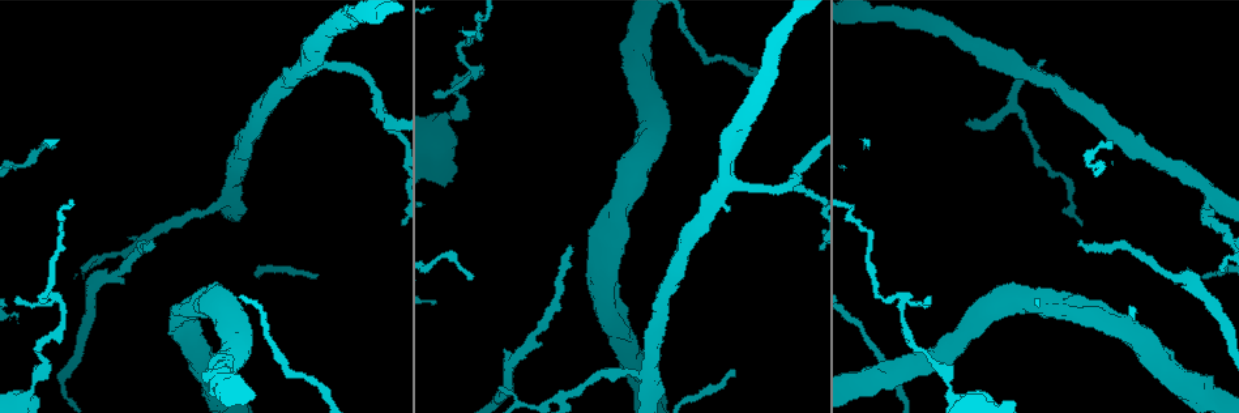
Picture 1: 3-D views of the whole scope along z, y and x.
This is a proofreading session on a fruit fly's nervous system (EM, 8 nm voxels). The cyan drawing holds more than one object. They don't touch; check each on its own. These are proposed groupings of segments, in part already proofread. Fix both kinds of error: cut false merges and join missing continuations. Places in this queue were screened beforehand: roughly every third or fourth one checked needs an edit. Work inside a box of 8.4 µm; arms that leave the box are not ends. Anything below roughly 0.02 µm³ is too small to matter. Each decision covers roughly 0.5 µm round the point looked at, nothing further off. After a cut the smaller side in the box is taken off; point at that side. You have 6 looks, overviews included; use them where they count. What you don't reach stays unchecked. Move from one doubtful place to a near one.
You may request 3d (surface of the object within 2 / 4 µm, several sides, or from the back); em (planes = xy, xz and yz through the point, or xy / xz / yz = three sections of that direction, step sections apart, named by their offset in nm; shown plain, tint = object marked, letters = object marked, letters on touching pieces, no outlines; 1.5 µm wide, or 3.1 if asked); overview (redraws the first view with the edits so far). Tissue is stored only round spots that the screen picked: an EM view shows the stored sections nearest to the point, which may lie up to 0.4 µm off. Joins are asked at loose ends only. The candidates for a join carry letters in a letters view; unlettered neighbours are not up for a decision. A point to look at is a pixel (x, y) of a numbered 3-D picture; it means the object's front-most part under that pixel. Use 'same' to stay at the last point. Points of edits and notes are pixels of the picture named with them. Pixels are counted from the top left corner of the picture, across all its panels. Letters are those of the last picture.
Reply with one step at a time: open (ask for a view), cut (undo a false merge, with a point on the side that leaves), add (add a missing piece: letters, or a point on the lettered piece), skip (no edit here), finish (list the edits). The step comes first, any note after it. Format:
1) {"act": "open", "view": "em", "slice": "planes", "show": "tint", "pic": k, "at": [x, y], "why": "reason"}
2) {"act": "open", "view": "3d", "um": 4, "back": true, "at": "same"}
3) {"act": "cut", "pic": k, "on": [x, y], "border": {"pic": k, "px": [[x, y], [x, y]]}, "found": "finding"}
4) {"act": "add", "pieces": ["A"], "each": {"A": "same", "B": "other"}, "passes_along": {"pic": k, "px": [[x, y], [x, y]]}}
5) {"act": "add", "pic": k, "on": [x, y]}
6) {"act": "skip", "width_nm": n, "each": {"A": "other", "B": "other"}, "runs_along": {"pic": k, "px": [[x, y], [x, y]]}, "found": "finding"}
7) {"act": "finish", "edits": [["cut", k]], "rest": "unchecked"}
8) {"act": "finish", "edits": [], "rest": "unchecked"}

{"act": "open", "view": "em", "slice": "planes", "show": "letters", "pic": 1, "at": [920, 350]}

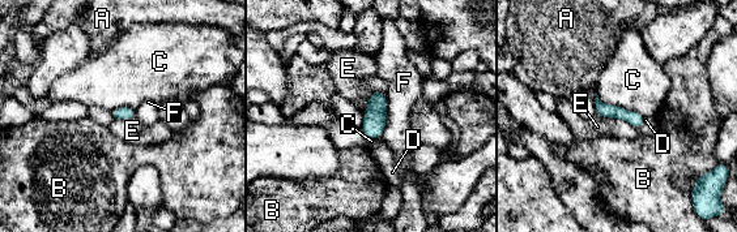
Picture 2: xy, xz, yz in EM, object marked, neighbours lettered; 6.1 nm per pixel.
{"act": "skip", "each": {"A": "other", "B": "other", "C": "other", "D": "other", "E": "other", "F": "other"}, "runs_along": {"pic": 2, "px": [[599, 104], [604, 110], [640, 120]]}, "found": "one cell here"}

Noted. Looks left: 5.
{"act": "open", "view": "3d", "um": 2, "pic": 1, "at": [1078, 240], "why": "thin end"}

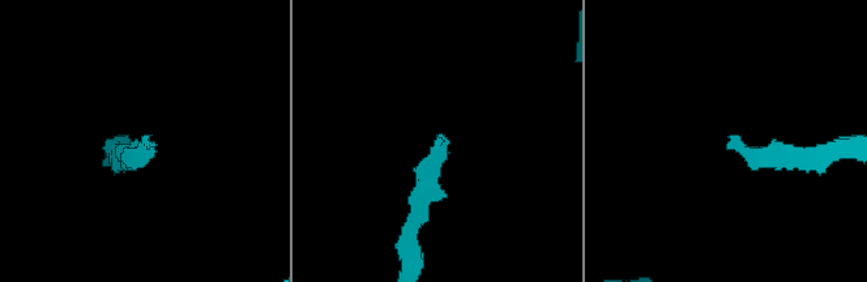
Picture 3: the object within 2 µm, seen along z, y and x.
{"act": "open", "view": "em", "slice": "xy", "step": 8, "show": "tint", "pic": 3, "at": [141, 138]}

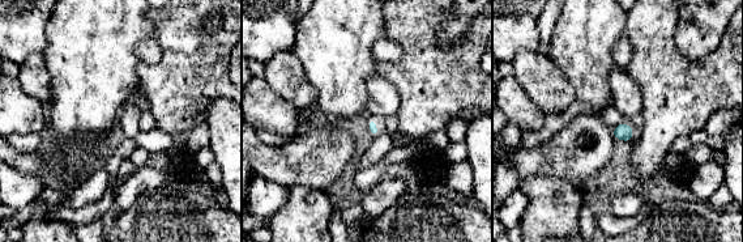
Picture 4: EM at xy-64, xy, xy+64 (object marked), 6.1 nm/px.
{"act": "open", "view": "em", "slice": "planes", "show": "letters", "at": "same"}

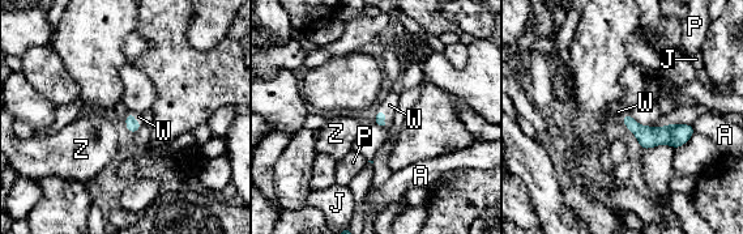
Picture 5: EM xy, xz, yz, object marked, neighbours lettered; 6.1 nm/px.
{"act": "add", "pieces": ["W"], "each": {"A": "other", "J": "other", "P": "other", "W": "same", "Z": "other"}, "found": "it goes on there"}

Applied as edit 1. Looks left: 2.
{"act": "finish", "edits": [["add", 5]], "rest": "unchecked"}

